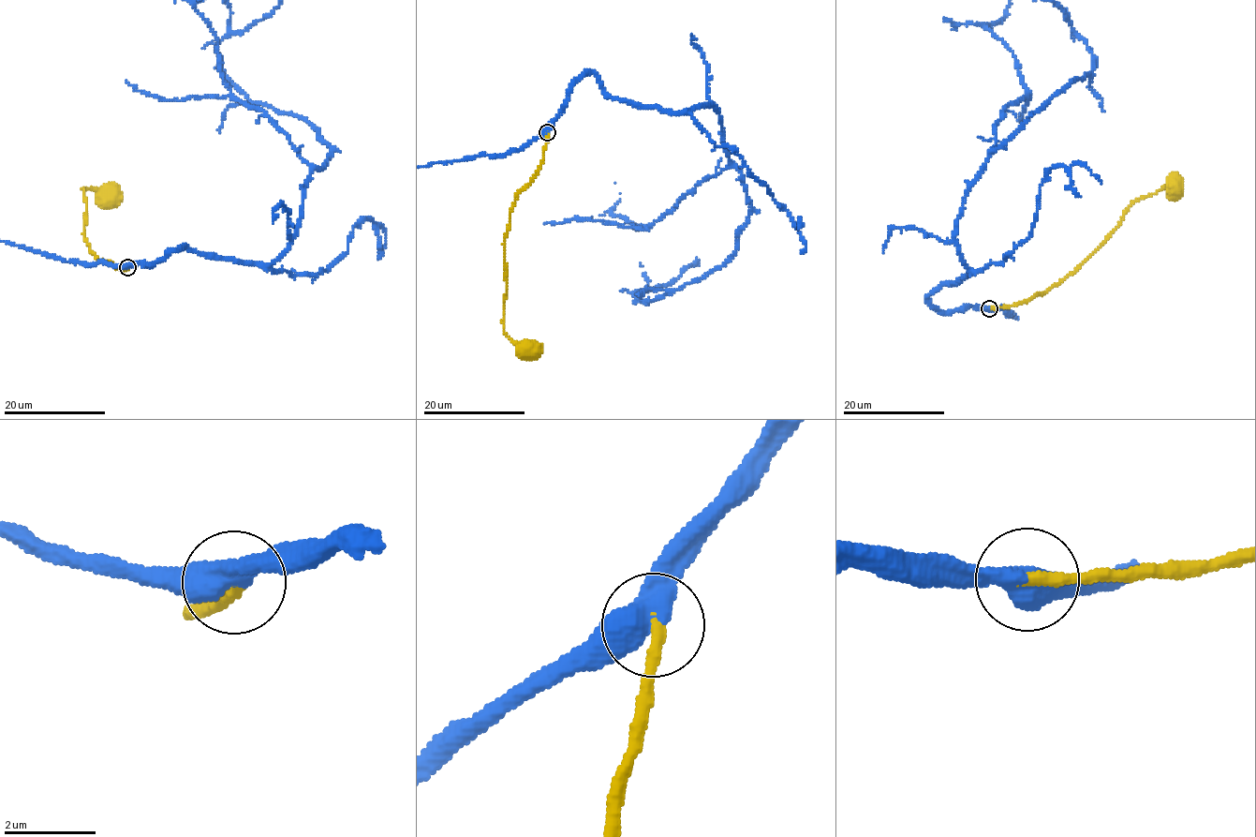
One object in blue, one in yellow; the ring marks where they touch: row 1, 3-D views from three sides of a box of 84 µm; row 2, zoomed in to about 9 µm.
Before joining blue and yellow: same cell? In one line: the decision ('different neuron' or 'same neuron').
same neuron

